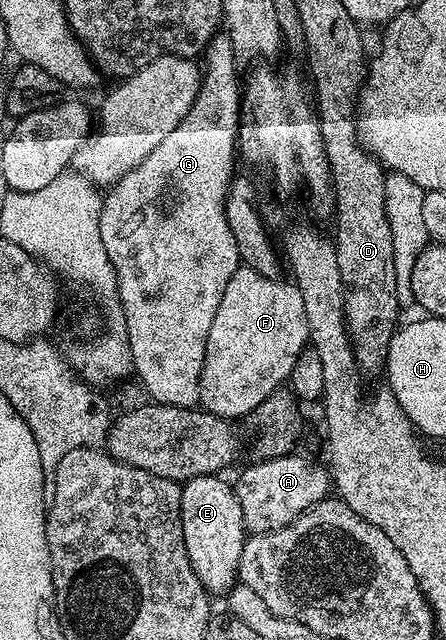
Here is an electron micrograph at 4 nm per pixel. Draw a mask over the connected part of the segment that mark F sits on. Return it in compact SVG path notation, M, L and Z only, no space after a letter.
M239 265L238 271L228 280L228 288L224 288L224 297L220 300L220 308L216 308L216 317L212 320L212 329L208 331L208 344L204 352L204 368L200 372L201 409L207 410L227 420L245 419L254 413L254 409L268 396L279 393L278 386L287 381L296 364L296 356L307 349L310 341L308 332L308 316L304 316L304 296L300 296L300 288L293 281L282 282L278 278L269 278L256 272L251 266Z

